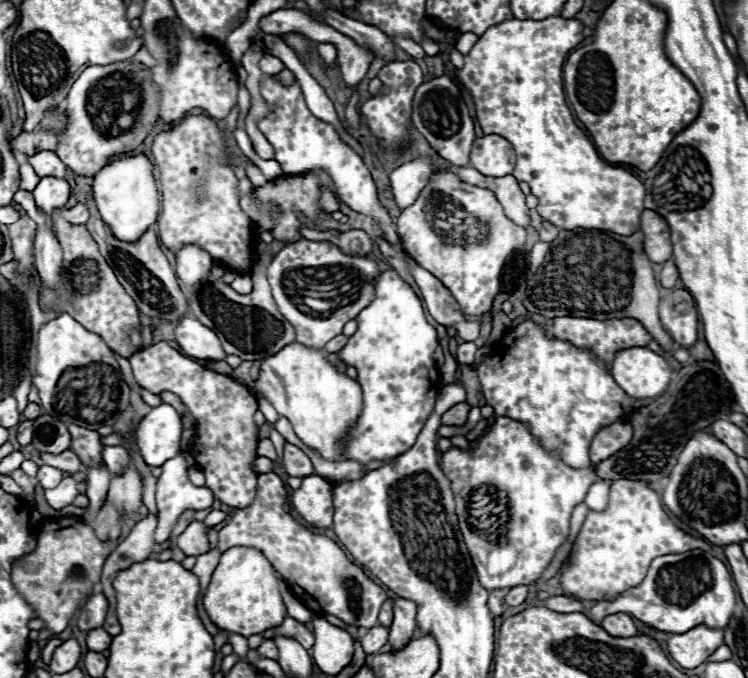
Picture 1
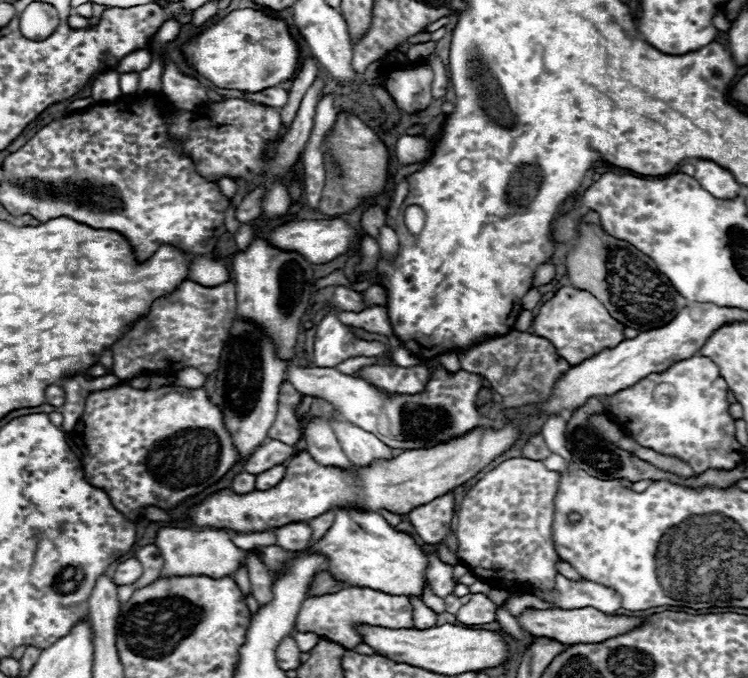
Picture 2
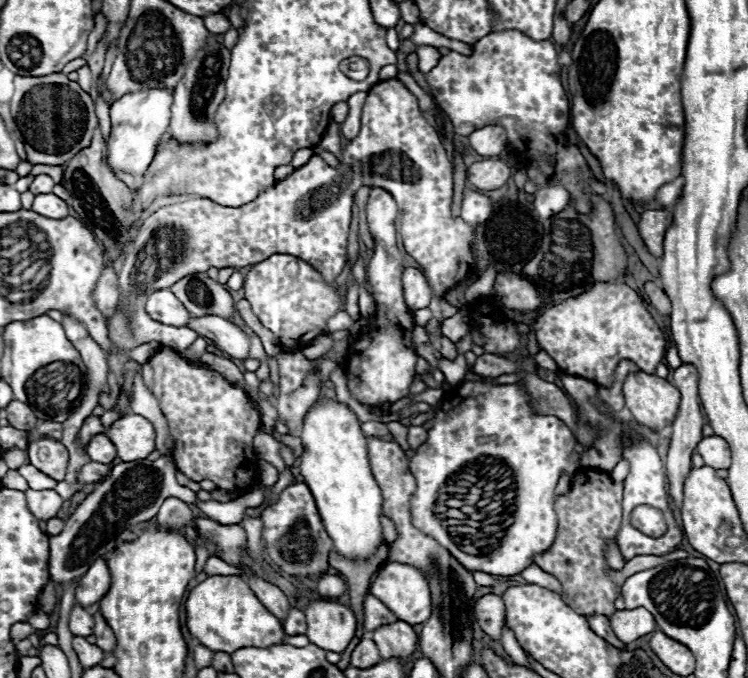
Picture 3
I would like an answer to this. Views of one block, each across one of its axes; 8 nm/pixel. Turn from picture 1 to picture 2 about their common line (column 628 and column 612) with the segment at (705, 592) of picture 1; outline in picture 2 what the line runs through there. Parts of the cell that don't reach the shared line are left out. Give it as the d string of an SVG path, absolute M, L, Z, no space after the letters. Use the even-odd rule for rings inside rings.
M556 574L554 588L542 598L546 604L556 604L560 608L584 608L592 606L602 614L614 614L622 608L622 596L592 580L568 580L562 574Z

